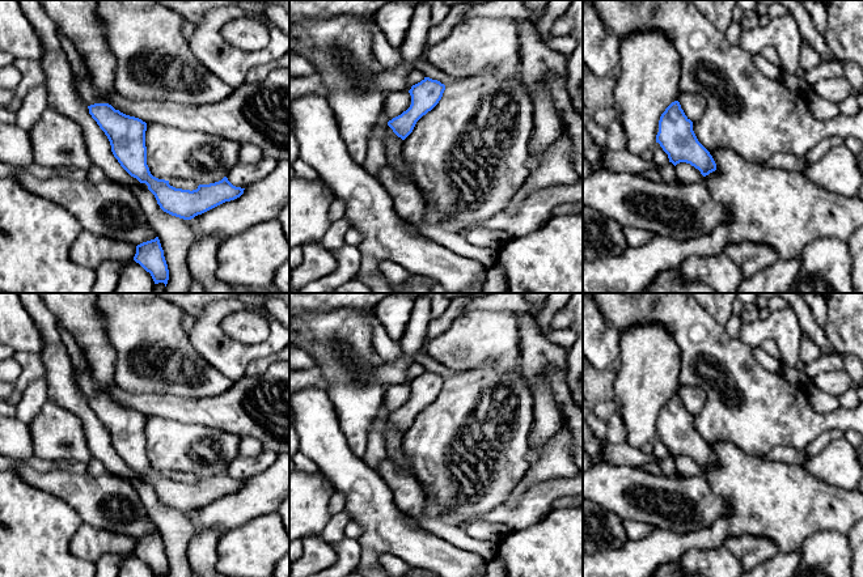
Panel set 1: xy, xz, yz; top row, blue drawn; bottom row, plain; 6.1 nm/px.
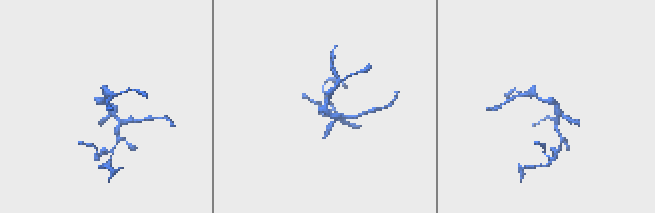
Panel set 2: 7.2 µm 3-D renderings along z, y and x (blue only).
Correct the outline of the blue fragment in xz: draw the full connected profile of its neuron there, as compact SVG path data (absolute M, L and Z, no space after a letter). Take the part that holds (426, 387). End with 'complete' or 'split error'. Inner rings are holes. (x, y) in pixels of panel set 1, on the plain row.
M424 370L409 383L411 389L410 400L389 413L384 421L382 436L385 440L386 458L401 471L411 476L414 476L411 463L402 447L403 433L413 425L416 415L439 396L444 383L444 377Z; split error

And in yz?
M591 293L605 322L621 334L634 326L661 324L676 340L681 355L678 386L695 386L706 393L703 408L691 415L678 394L672 395L661 407L656 436L668 447L674 459L686 455L701 464L703 470L716 463L710 447L719 441L735 444L745 453L766 455L777 446L792 446L800 451L826 430L856 430L863 436L863 402L854 408L839 407L830 413L816 412L807 390L784 381L778 373L766 370L756 358L754 349L741 339L732 338L725 326L718 323L697 301L693 293Z; split error

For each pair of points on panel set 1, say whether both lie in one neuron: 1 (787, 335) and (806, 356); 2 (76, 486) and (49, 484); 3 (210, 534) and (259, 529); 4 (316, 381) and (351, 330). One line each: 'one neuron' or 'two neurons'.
1: two neurons
2: one neuron
3: two neurons
4: two neurons

